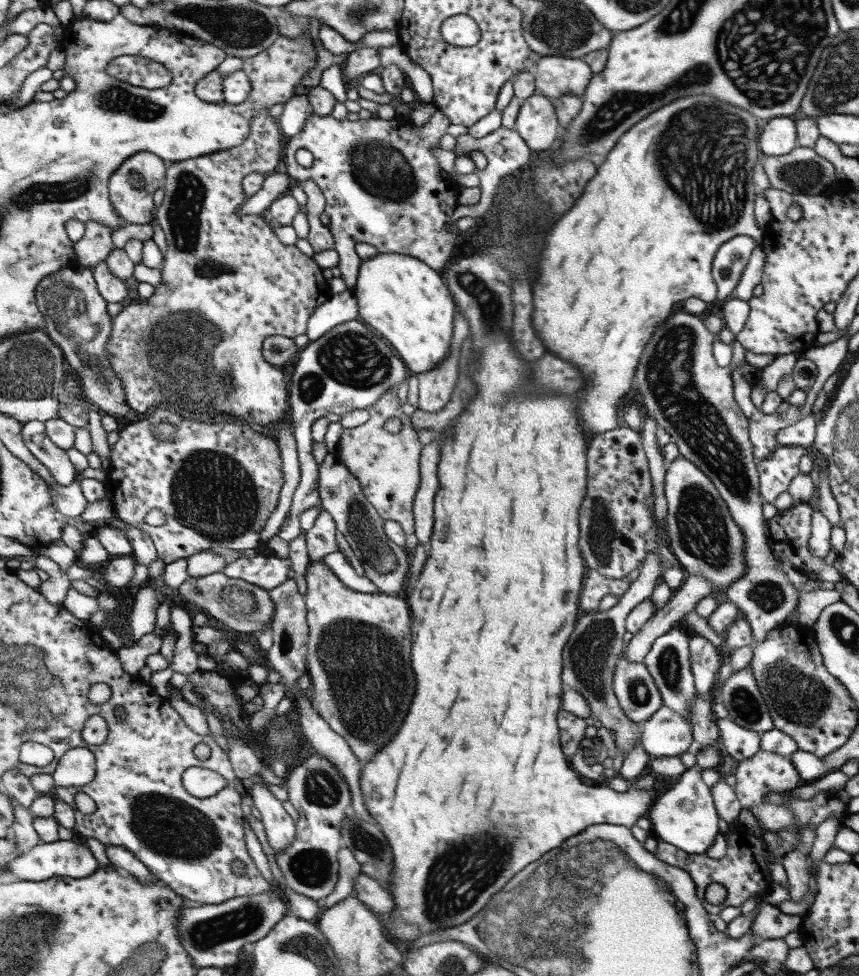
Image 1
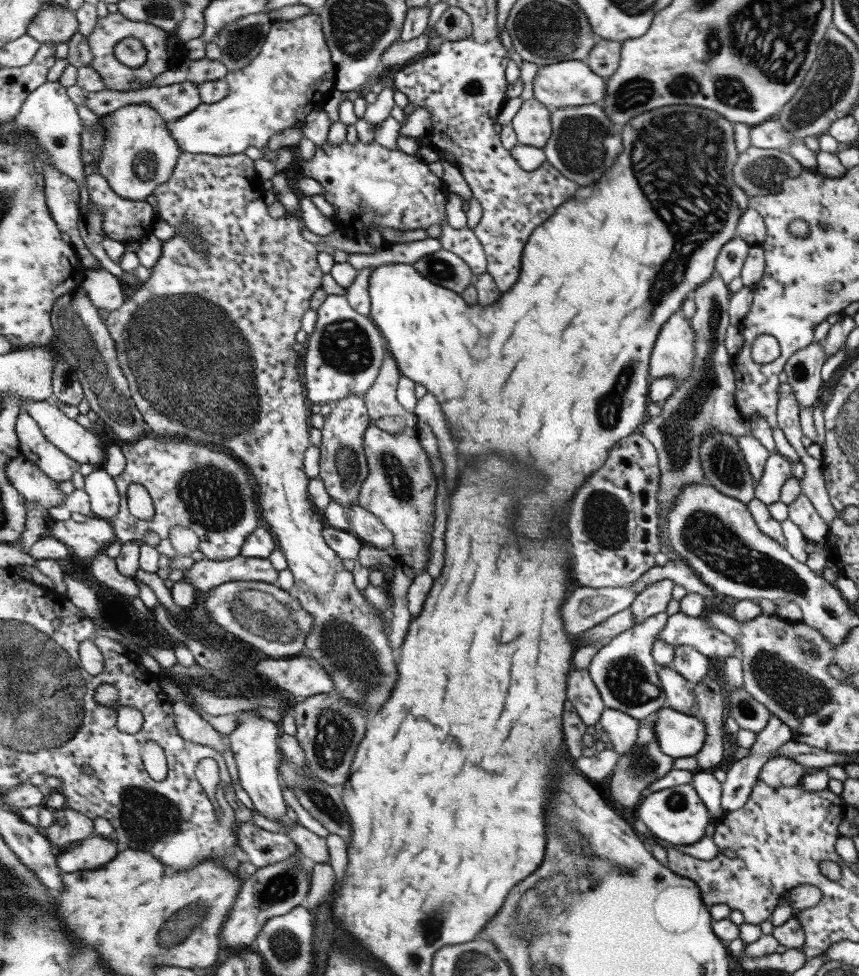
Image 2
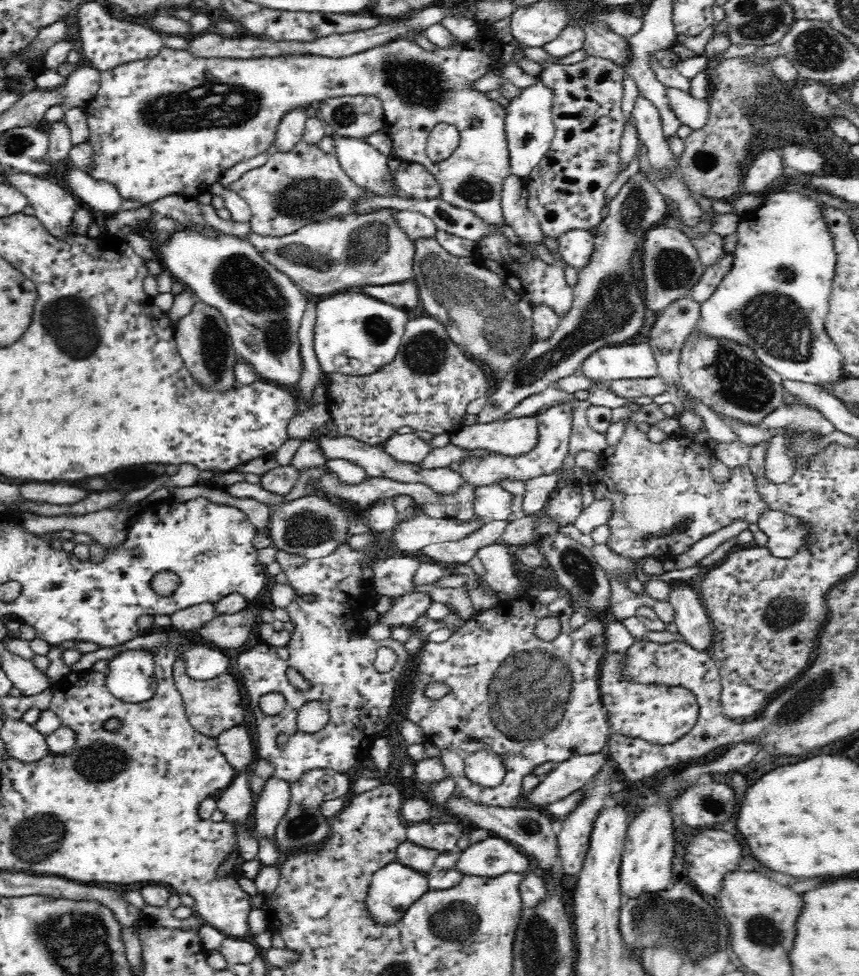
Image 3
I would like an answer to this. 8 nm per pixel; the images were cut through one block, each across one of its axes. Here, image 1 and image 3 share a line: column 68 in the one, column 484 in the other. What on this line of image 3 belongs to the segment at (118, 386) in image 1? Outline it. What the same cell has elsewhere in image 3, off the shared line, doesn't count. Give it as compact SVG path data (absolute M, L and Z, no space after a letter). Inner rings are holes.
M432 234L410 238L410 242L414 250L412 282L416 284L420 308L440 320L466 354L484 360L494 370L500 370L500 376L504 376L508 368L514 366L534 344L534 310L520 294L514 294L498 274L476 262L474 256L466 258L450 254Z

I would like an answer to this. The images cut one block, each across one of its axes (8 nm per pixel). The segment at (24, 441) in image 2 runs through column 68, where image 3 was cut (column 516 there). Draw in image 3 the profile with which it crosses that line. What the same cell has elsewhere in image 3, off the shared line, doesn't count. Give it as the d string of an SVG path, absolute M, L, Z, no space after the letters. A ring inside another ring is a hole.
M552 406L548 410L542 410L536 414L538 418L538 438L536 444L524 452L524 454L506 454L506 452L476 452L476 450L464 450L464 456L458 458L460 462L460 476L476 486L490 486L502 480L532 480L538 476L552 476L556 474L558 466L562 464L568 446L570 446L570 436L574 434L574 416L572 408L568 406Z

